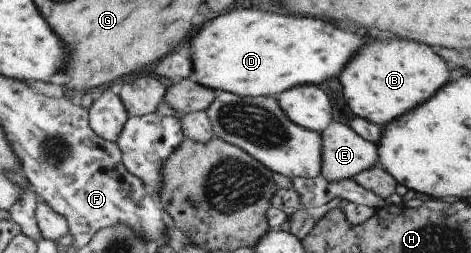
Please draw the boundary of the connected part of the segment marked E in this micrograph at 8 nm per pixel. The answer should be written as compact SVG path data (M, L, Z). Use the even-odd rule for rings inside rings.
M332 120L319 134L323 138L320 175L327 181L352 179L377 164L377 146L365 141L348 125Z

